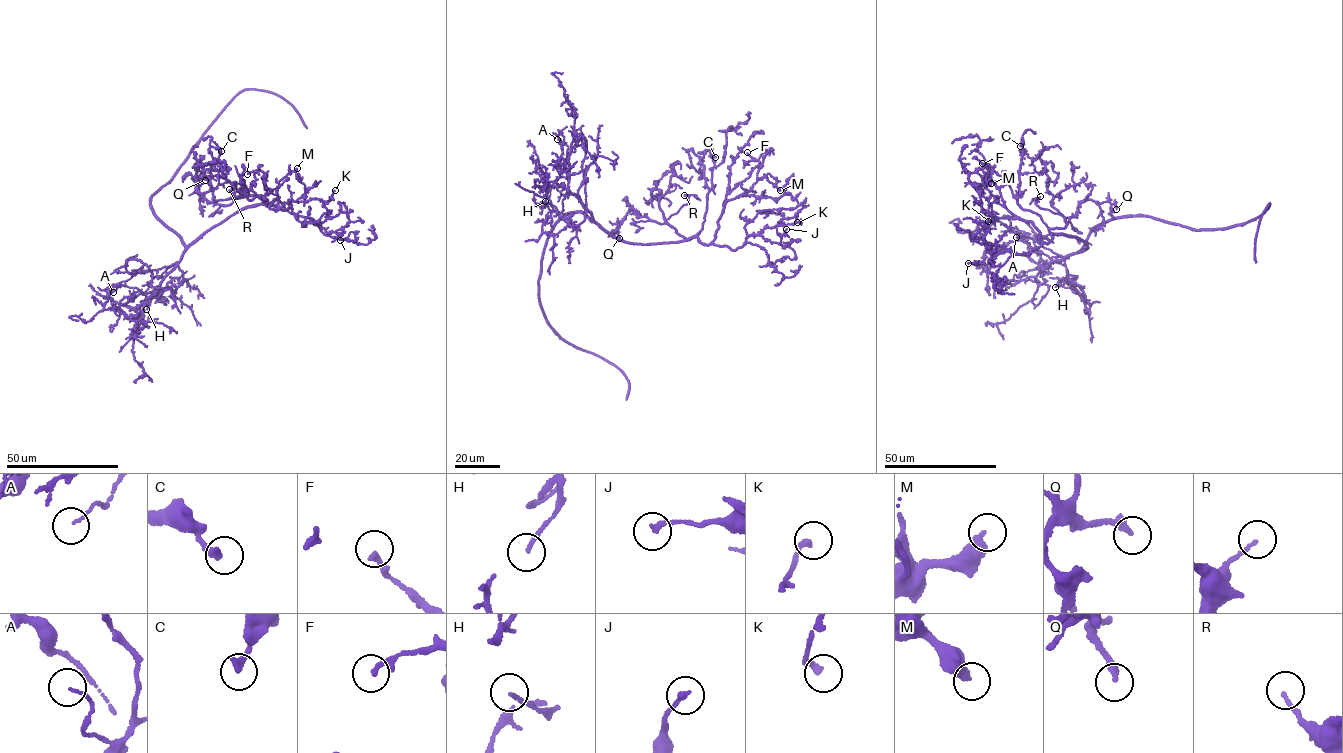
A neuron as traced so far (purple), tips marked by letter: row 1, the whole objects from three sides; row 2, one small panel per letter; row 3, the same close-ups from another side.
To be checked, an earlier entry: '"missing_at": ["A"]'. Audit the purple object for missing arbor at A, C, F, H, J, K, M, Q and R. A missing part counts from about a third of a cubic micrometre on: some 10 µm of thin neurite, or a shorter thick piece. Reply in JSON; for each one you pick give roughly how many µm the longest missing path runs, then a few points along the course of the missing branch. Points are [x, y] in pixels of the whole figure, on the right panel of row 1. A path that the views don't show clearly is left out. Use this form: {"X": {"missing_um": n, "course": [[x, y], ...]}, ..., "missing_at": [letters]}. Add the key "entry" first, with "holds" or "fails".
{"entry": "fails", "missing_at": []}

